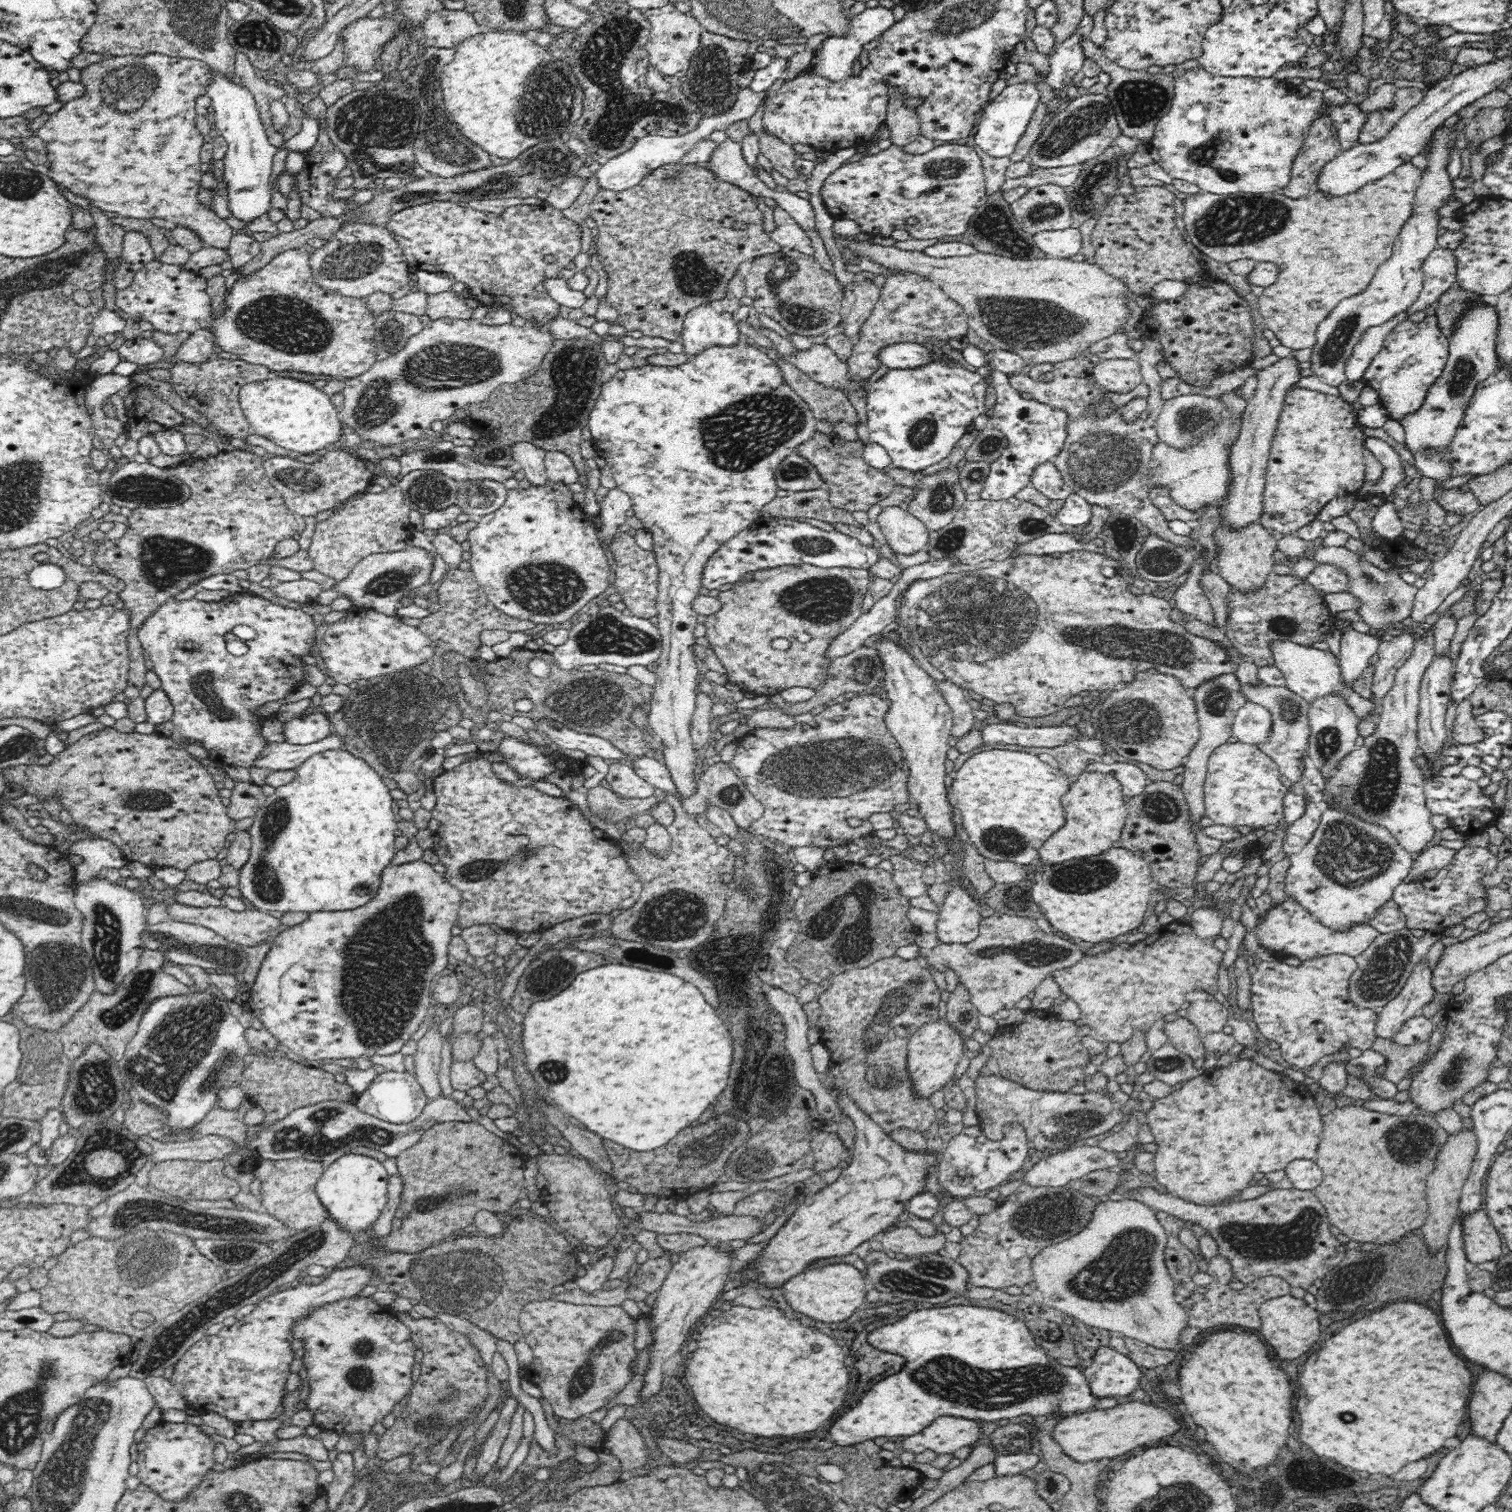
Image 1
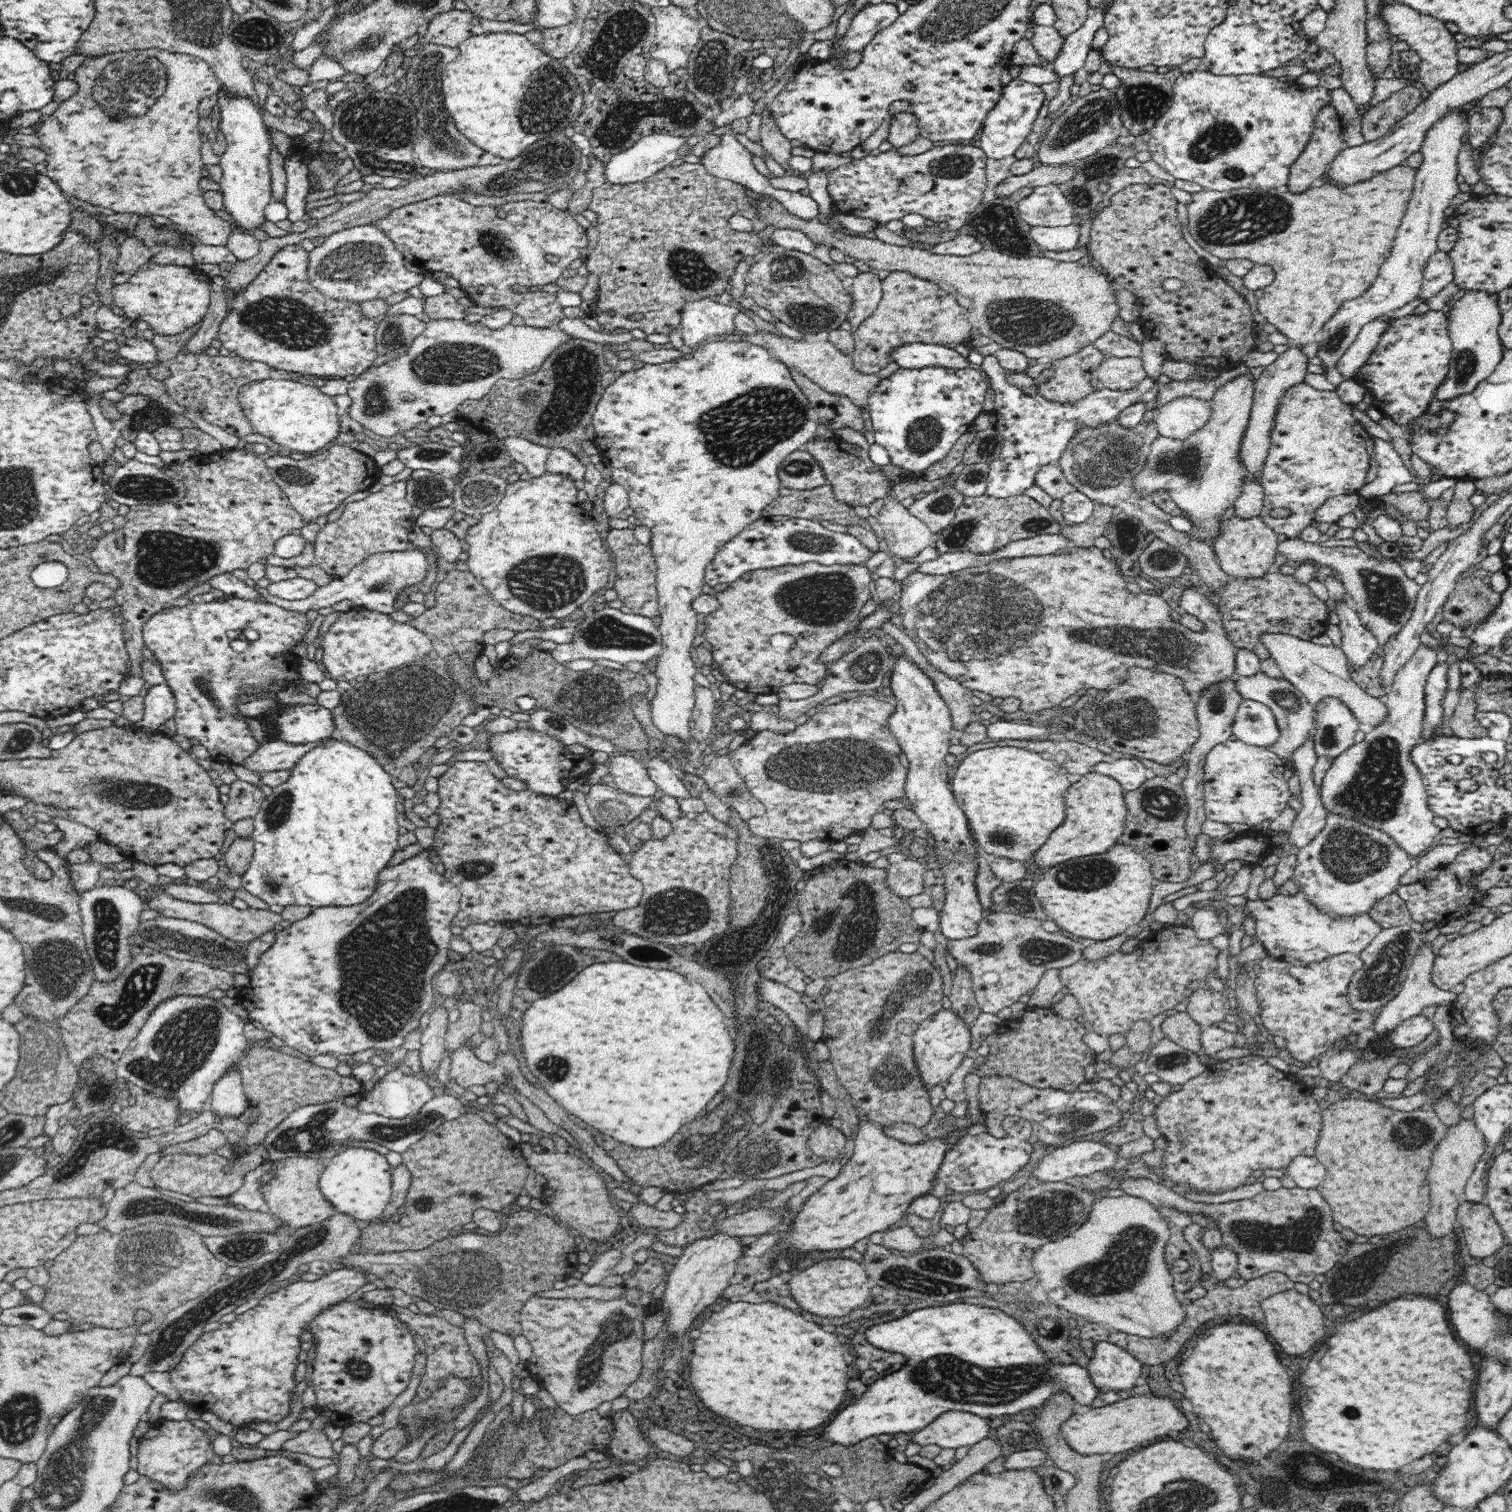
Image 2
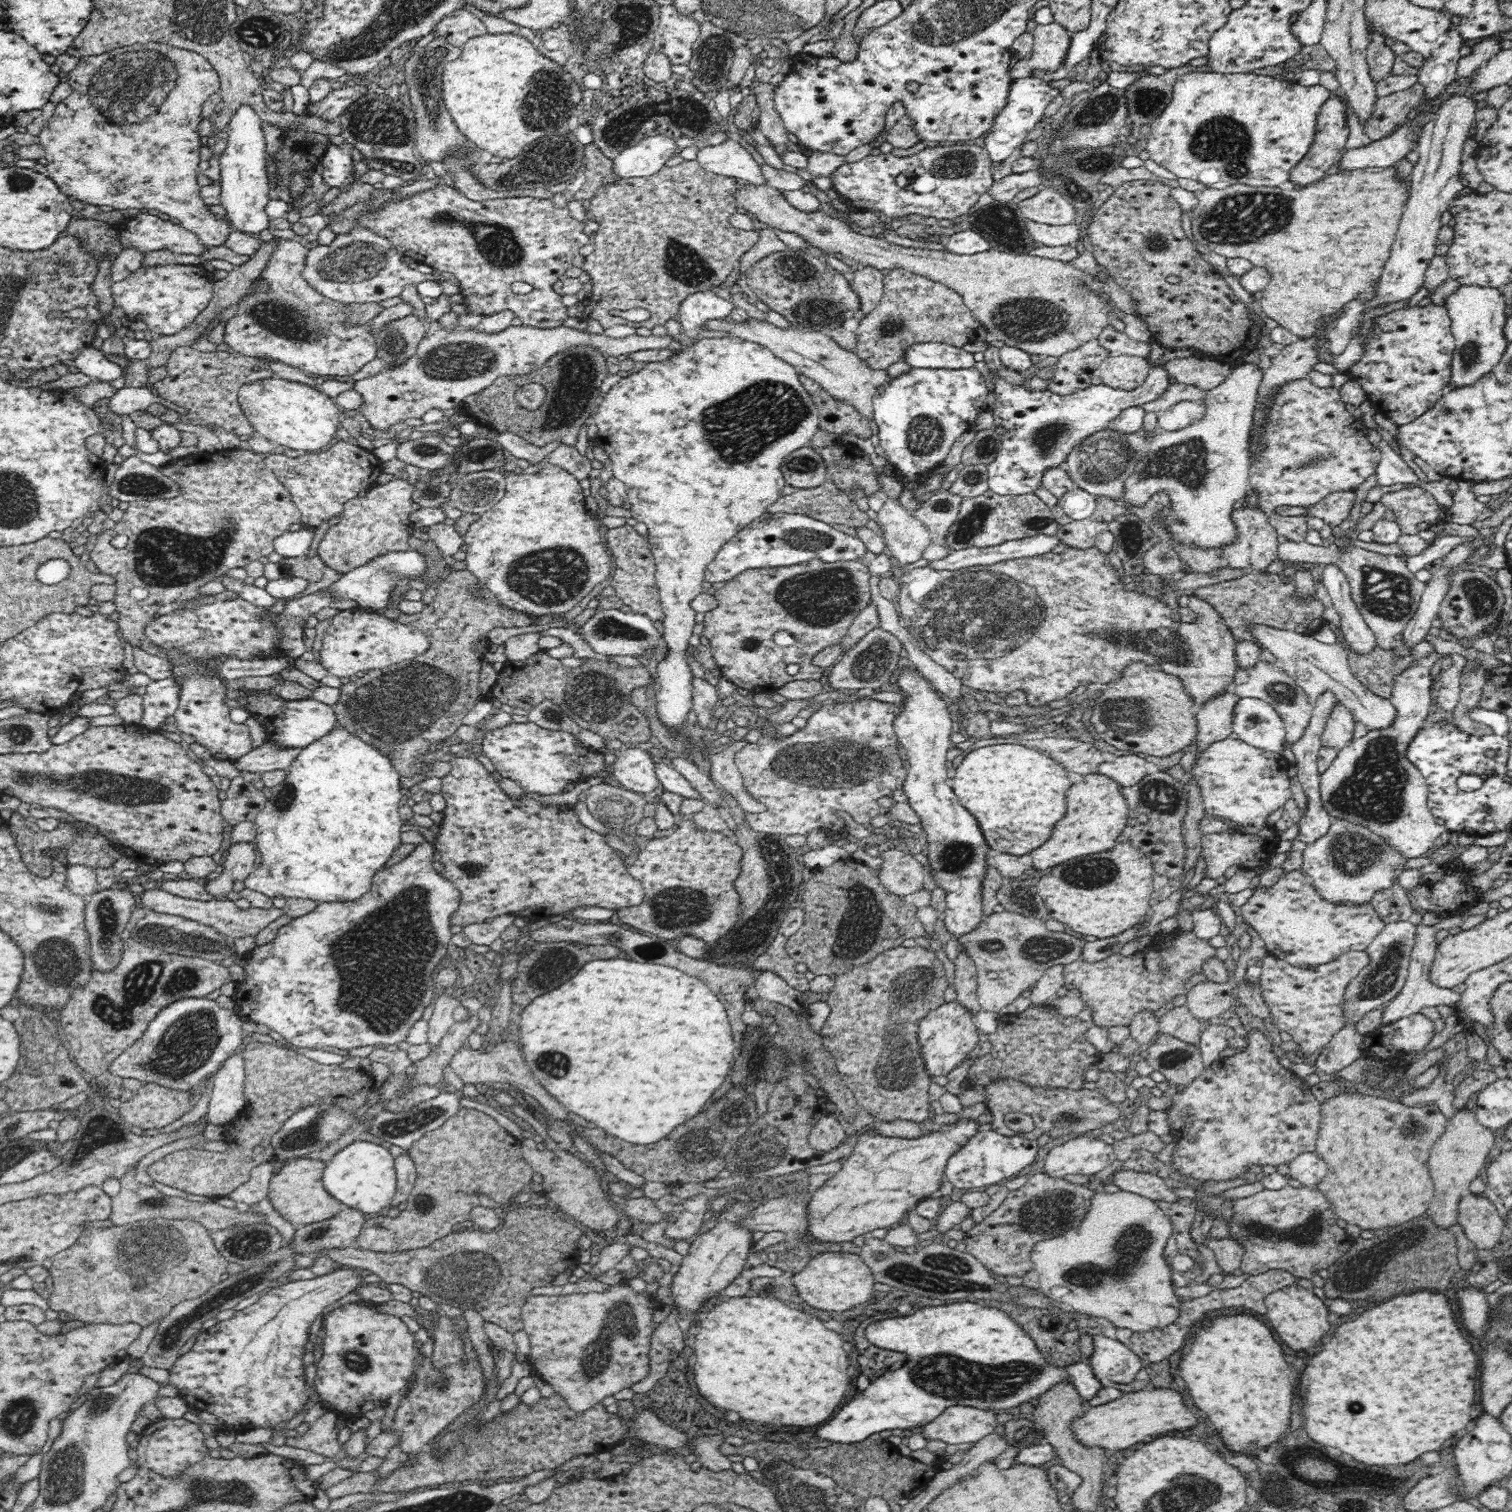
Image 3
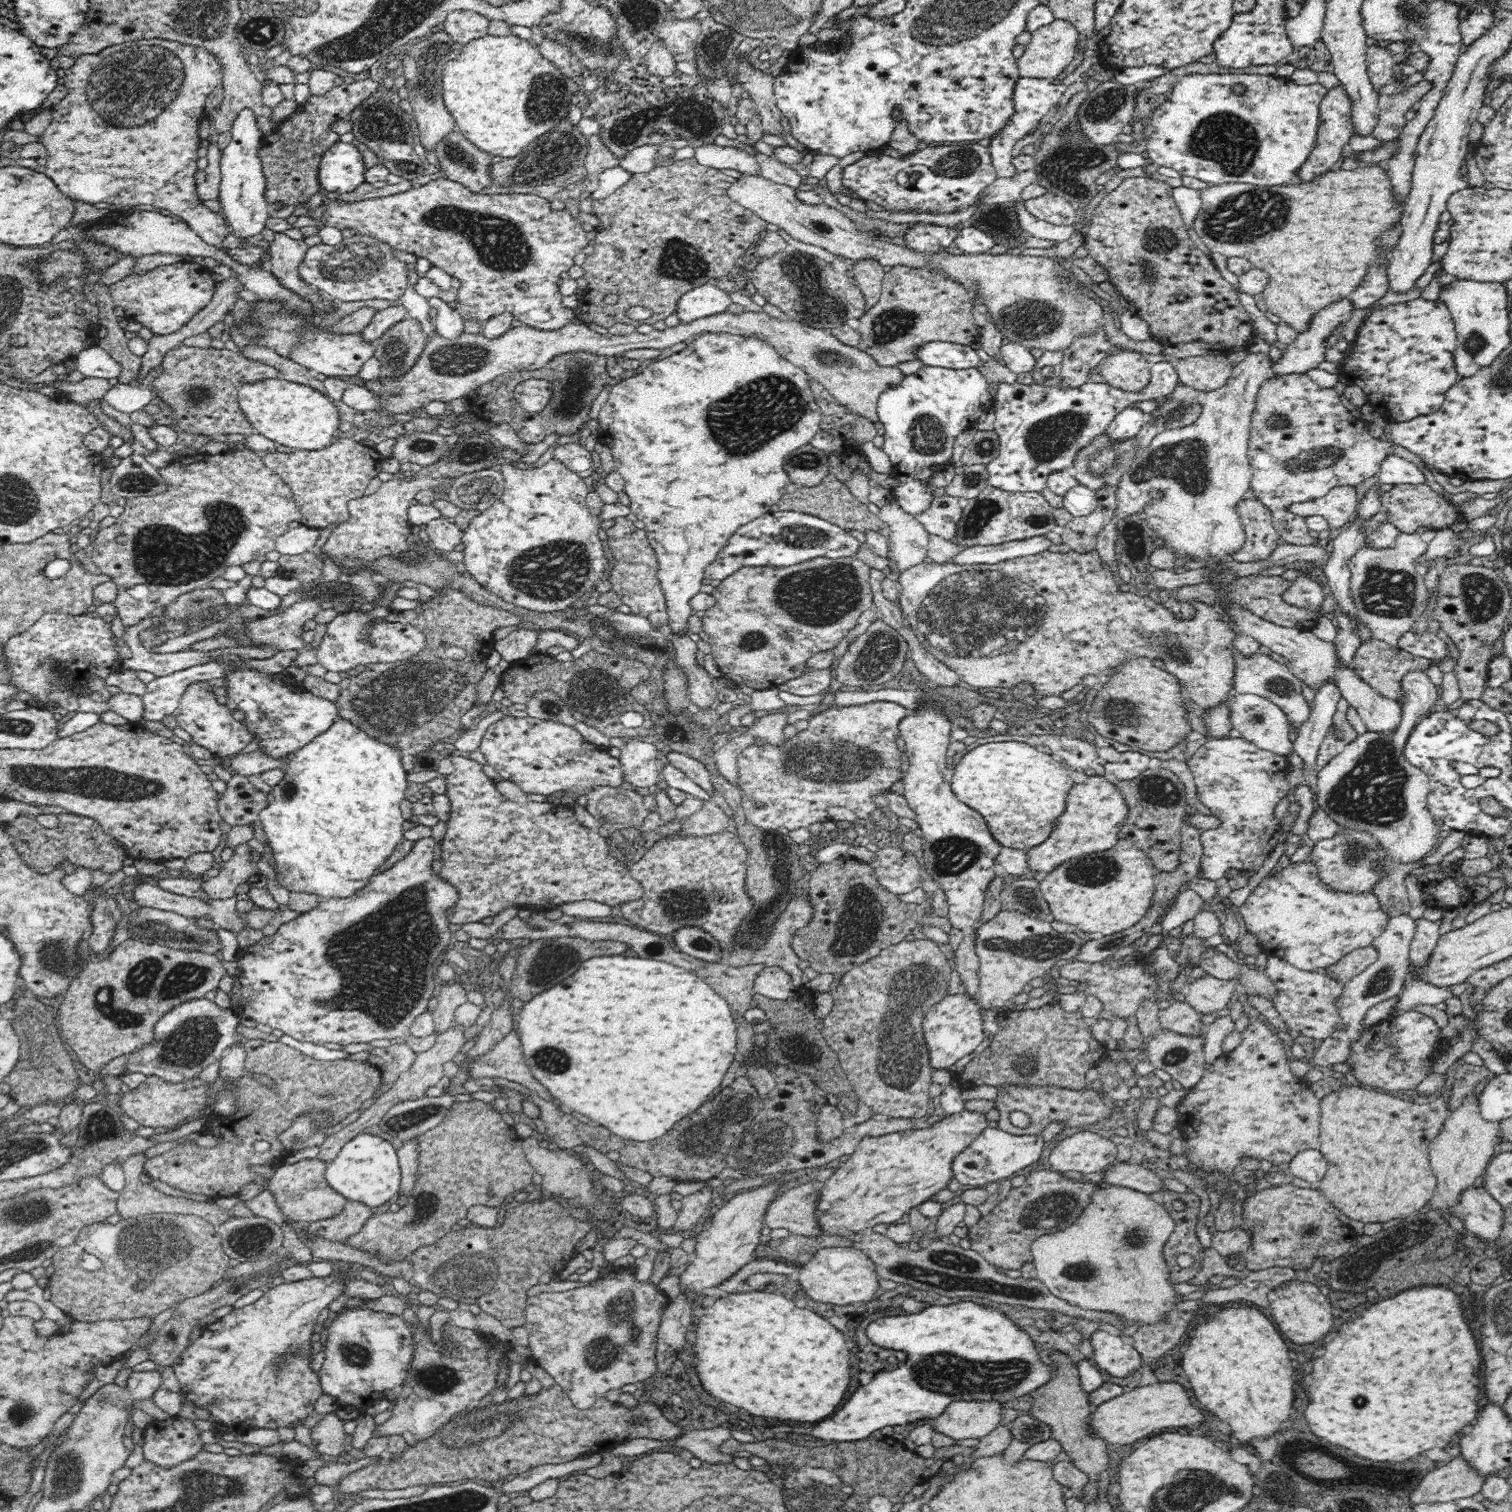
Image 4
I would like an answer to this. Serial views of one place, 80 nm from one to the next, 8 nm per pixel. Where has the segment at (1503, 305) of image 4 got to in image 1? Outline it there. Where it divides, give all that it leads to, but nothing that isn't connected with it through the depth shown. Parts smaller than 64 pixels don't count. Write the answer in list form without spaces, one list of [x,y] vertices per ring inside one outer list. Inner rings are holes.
[[[1476,305],[1468,310],[1458,321],[1455,331],[1448,336],[1448,358],[1446,358],[1444,370],[1430,386],[1422,406],[1416,412],[1410,412],[1398,420],[1404,428],[1405,448],[1412,454],[1412,465],[1417,471],[1418,479],[1434,479],[1434,500],[1446,514],[1460,515],[1460,518],[1478,510],[1478,499],[1469,489],[1443,487],[1447,480],[1457,474],[1453,471],[1449,458],[1440,458],[1437,452],[1451,445],[1464,418],[1467,404],[1477,391],[1478,384],[1498,371],[1499,364],[1496,356],[1498,327],[1499,314],[1494,312],[1492,305]]]

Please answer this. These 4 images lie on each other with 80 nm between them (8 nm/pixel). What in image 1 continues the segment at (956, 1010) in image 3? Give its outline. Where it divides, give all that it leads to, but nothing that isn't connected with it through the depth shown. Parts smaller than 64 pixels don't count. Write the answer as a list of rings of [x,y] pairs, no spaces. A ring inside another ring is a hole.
[[[946,1019],[924,1023],[916,1030],[909,1038],[906,1050],[907,1072],[911,1077],[915,1096],[919,1100],[930,1100],[934,1093],[942,1091],[947,1082],[955,1078],[956,1068],[965,1052],[964,1040],[960,1033],[954,1031],[946,1023]]]

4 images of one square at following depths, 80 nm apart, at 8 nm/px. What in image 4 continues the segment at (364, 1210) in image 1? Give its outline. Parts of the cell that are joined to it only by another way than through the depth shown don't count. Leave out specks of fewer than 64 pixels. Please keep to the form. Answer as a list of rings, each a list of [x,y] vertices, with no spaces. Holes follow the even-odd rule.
[[[360,1134],[346,1143],[338,1156],[327,1163],[325,1170],[325,1179],[334,1191],[348,1202],[358,1202],[370,1209],[380,1207],[398,1195],[400,1178],[397,1151],[390,1142],[370,1134]]]

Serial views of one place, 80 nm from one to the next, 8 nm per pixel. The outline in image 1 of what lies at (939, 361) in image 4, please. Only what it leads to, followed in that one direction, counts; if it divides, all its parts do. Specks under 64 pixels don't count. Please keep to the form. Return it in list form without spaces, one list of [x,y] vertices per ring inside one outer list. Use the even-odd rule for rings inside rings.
[[[913,342],[888,344],[878,352],[878,364],[889,369],[912,369],[928,364],[934,351]]]

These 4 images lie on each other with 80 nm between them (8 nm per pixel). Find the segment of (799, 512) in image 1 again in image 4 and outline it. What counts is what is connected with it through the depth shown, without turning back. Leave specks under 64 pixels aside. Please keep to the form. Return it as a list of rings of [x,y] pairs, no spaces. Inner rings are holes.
[[[832,473],[826,475],[818,486],[799,487],[789,497],[785,497],[777,503],[775,508],[821,516],[824,520],[846,530],[854,529],[864,533],[866,530],[872,529],[886,537],[890,532],[888,524],[880,520],[877,515],[870,513],[868,505],[860,503],[849,491],[847,485],[841,483]]]

